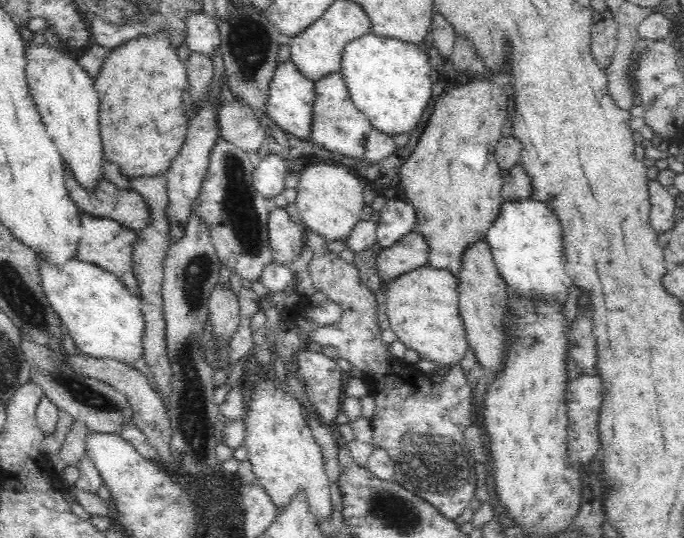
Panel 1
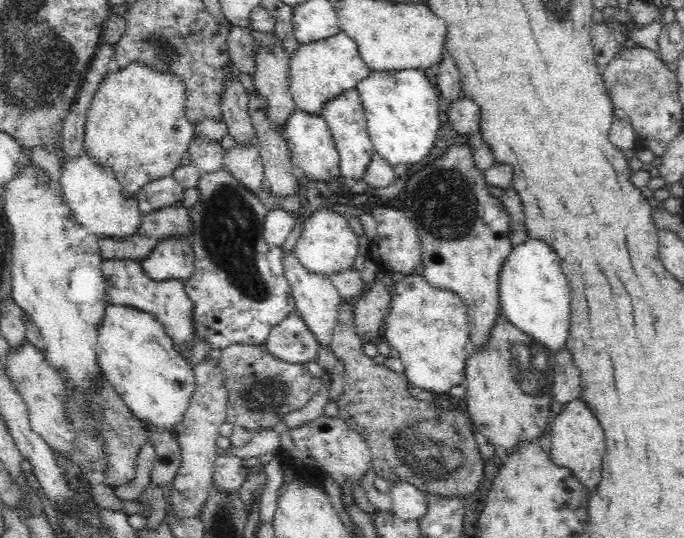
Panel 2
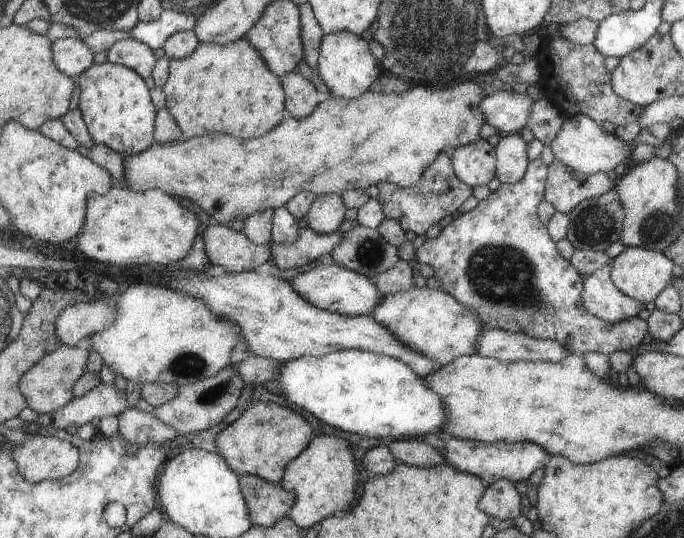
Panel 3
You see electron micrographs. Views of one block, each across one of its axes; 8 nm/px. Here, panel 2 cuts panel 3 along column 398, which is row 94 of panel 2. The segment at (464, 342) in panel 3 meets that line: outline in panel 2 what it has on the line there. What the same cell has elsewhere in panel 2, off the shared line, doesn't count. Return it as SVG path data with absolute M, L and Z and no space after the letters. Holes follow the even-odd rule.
M340 31L326 40L299 45L294 56L289 59L288 86L296 109L321 116L327 101L348 89L356 89L357 84L369 74L370 70L362 61L357 44Z

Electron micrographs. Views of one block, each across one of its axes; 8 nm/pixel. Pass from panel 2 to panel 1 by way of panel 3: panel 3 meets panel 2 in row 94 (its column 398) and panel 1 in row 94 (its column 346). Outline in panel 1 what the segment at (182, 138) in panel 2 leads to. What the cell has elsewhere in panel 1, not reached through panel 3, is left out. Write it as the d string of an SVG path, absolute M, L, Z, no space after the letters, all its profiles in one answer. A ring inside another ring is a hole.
M165 30L152 33L150 36L139 36L126 41L123 45L109 51L106 60L103 62L100 72L93 81L94 88L99 94L99 126L102 131L102 145L105 152L105 159L119 167L119 172L128 178L138 179L142 177L166 175L174 158L179 154L186 140L189 120L193 116L192 98L189 93L189 82L187 81L187 68L184 62L180 61L176 51L172 48L169 34Z

